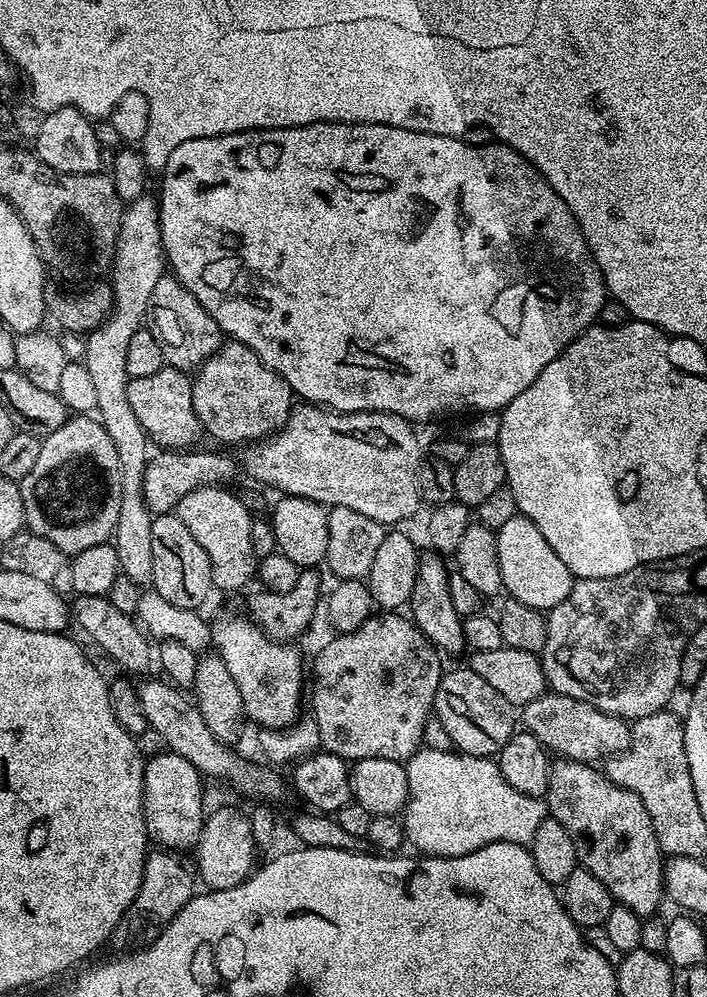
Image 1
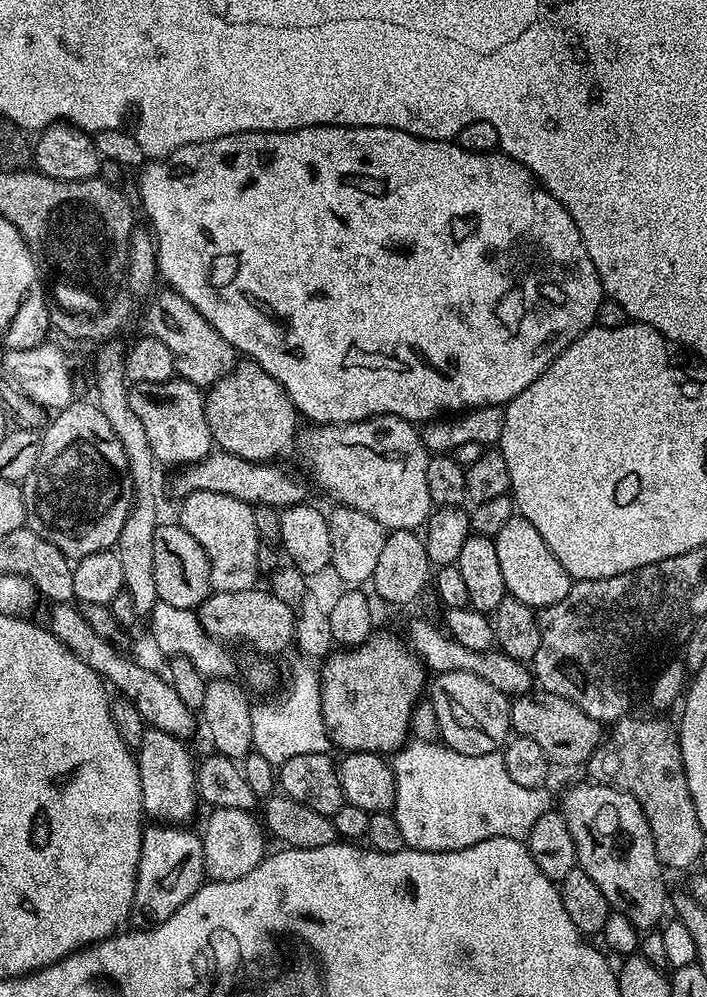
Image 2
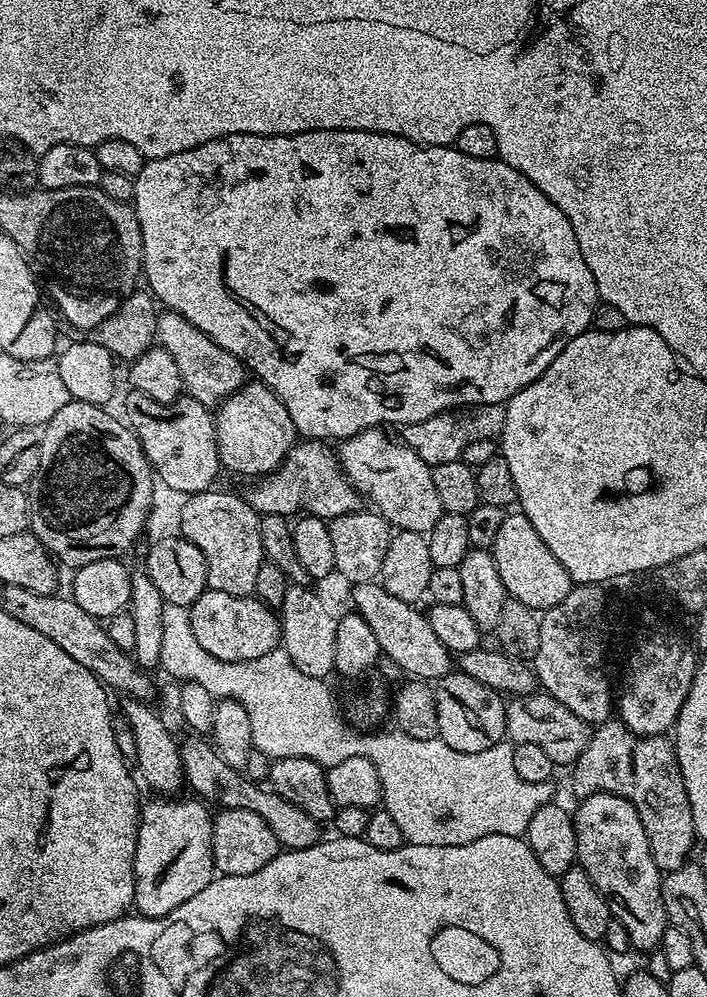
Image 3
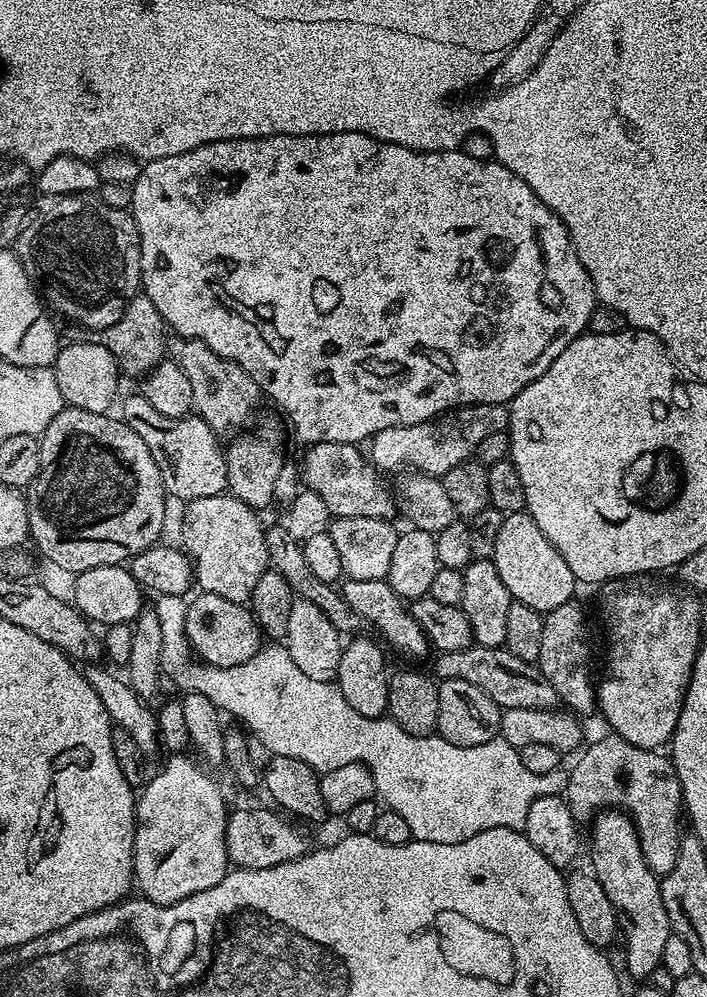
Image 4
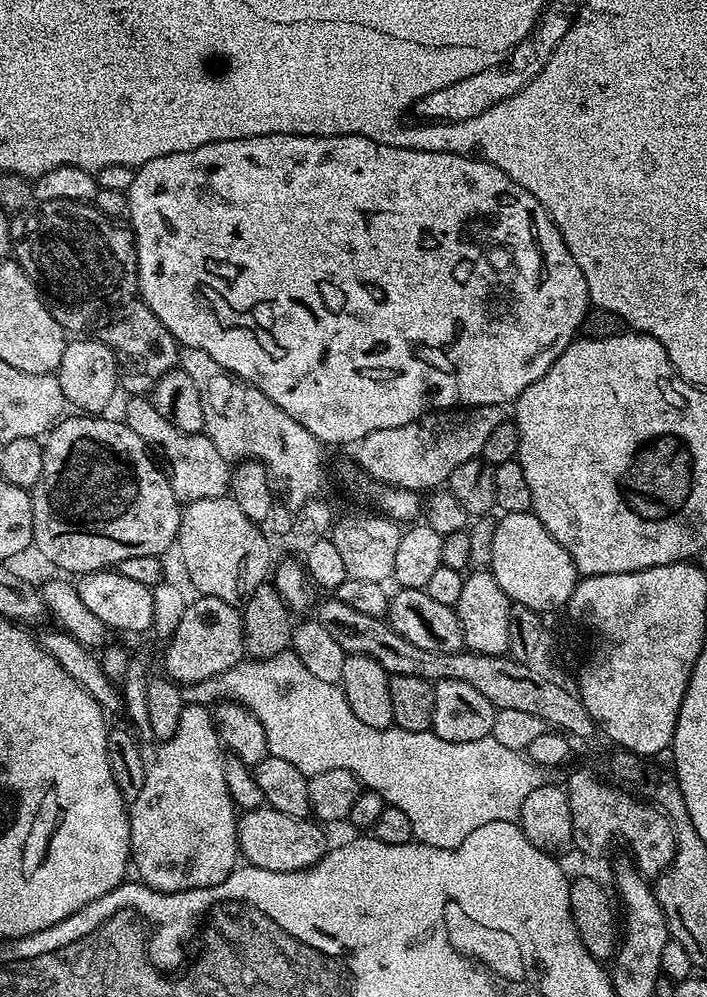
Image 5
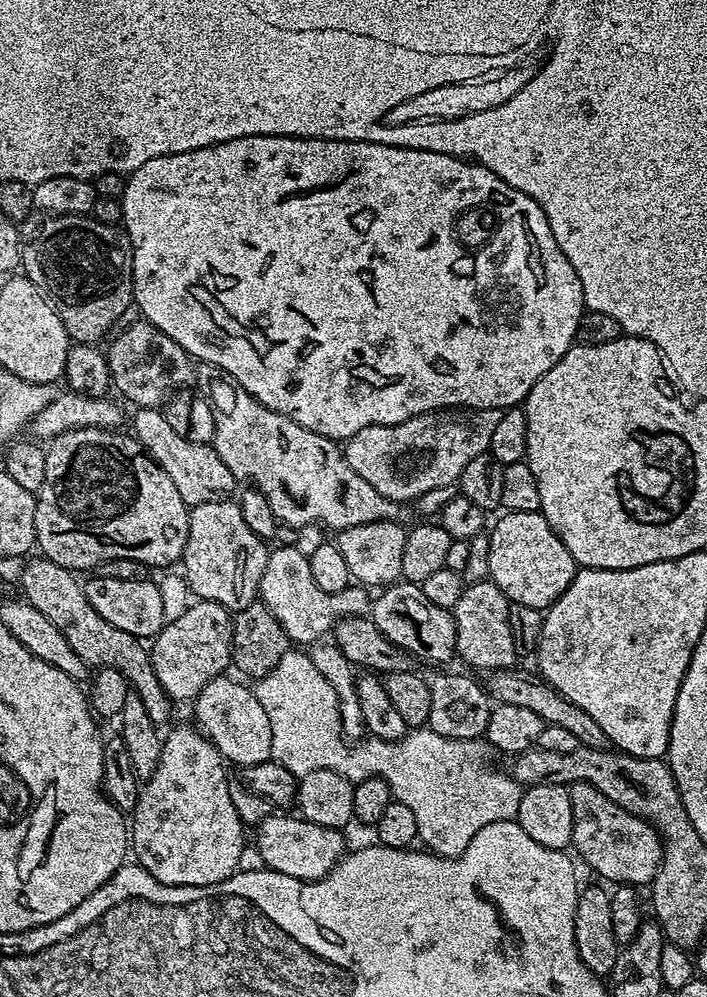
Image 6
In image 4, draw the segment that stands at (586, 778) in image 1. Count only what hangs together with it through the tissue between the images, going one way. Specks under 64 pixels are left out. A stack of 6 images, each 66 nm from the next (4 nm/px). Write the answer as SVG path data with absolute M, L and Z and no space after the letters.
M601 810L596 813L594 819L591 821L590 827L592 827L592 865L590 865L590 871L593 876L598 878L598 882L602 882L602 890L606 890L606 898L610 898L610 906L614 906L614 910L616 911L616 923L619 931L622 933L622 940L624 936L624 964L628 967L628 972L632 976L651 977L652 971L655 970L655 968L661 967L660 959L662 958L662 950L666 946L666 938L670 938L674 935L672 927L670 926L670 918L666 914L666 906L662 906L660 880L652 873L650 866L646 866L646 858L642 854L642 846L640 845L640 839L636 833L636 824L627 812L621 812L619 810Z

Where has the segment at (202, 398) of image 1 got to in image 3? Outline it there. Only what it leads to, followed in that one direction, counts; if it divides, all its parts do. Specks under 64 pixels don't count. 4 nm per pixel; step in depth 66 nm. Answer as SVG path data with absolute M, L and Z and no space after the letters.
M245 382L233 396L227 396L215 409L214 419L220 467L225 473L233 472L236 476L252 476L248 478L267 476L287 458L290 449L298 442L298 433L294 426L294 418L290 418L290 410L282 406L274 390L270 390L259 382Z

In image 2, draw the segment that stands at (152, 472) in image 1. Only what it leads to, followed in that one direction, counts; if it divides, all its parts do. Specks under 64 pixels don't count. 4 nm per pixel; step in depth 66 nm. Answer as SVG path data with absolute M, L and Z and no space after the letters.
M213 450L208 453L205 460L199 460L196 464L181 467L177 472L180 473L177 474L172 488L177 492L177 497L180 498L188 496L191 492L230 494L234 498L253 506L265 504L279 510L305 503L309 499L309 481L307 479L304 481L298 473L283 468L280 462L257 462L238 458L229 452Z

